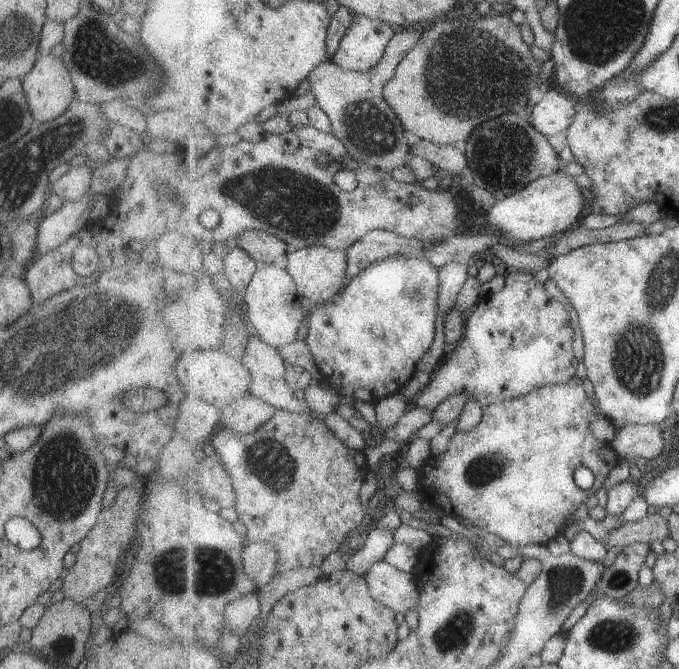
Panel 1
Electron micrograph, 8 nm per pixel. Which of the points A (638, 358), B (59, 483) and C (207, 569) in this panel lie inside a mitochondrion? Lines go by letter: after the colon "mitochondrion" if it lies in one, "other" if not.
A: mitochondrion
B: mitochondrion
C: mitochondrion

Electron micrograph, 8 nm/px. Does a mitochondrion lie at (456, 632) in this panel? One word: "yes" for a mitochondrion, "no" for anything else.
yes

